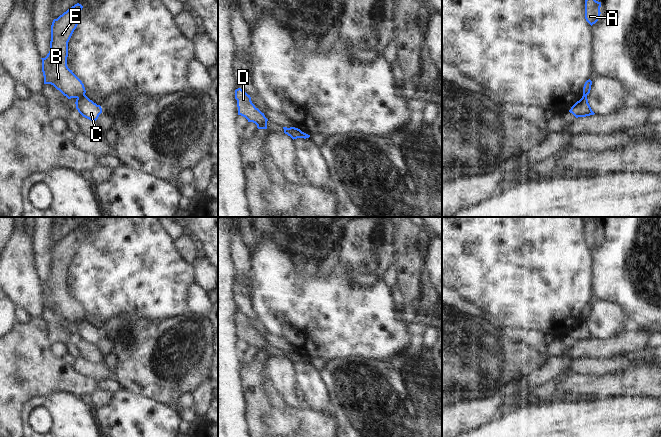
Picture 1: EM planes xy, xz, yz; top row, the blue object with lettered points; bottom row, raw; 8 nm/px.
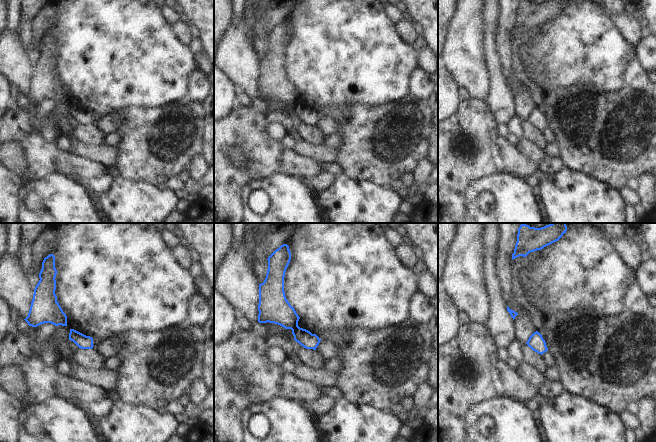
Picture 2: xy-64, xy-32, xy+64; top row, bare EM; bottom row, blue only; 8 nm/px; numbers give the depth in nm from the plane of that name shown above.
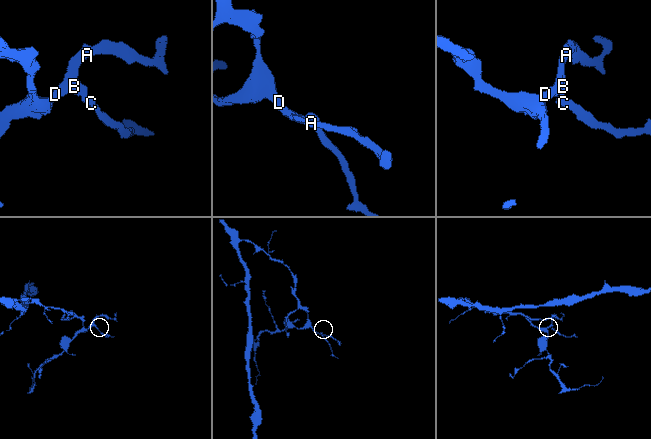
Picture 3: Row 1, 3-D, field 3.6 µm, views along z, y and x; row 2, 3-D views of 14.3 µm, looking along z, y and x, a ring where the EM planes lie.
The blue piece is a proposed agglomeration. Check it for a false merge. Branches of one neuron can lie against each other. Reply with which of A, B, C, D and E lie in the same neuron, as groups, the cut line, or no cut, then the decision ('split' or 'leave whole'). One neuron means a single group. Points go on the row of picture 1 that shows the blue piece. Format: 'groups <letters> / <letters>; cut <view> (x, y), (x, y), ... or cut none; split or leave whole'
groups A B D E / C; cut xy (84, 94), (77, 98); split

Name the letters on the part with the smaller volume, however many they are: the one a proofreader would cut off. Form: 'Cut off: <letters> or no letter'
Cut off: C

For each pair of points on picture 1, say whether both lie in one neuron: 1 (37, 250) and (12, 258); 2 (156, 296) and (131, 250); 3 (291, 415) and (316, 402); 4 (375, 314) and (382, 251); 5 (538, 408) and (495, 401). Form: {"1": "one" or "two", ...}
{"1": "two", "2": "one", "3": "two", "4": "two", "5": "two"}

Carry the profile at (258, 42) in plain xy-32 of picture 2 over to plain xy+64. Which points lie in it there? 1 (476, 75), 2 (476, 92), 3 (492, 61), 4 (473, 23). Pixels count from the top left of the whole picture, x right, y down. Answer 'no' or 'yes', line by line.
1: no
2: no
3: yes
4: no

